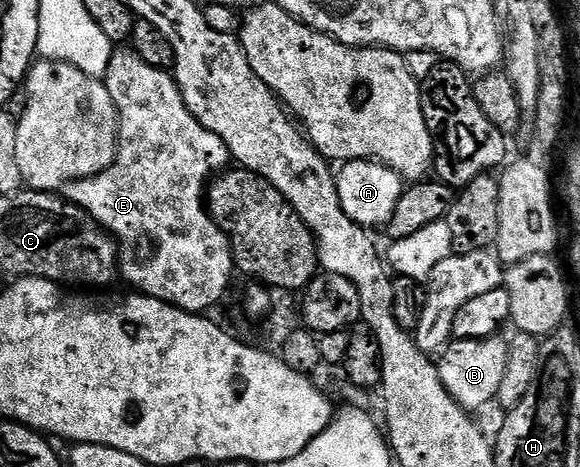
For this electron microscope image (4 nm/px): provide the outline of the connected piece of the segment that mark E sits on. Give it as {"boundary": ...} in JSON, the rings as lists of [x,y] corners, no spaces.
{"boundary":[[[125,45],[114,50],[103,82],[111,93],[111,101],[115,101],[117,106],[117,160],[103,173],[68,183],[63,188],[64,198],[75,206],[82,207],[100,227],[105,228],[113,236],[114,240],[121,235],[171,231],[171,235],[155,235],[165,245],[159,251],[157,265],[149,269],[143,267],[139,271],[139,277],[128,277],[129,267],[119,265],[120,278],[134,292],[149,295],[153,299],[164,299],[181,311],[208,312],[208,307],[215,306],[224,297],[229,282],[232,281],[233,275],[235,276],[233,246],[229,244],[229,238],[221,230],[221,226],[209,214],[206,199],[207,184],[230,166],[231,156],[227,145],[222,139],[215,137],[211,129],[203,126],[191,113],[191,109],[187,109],[172,74],[160,67],[147,65],[147,61],[143,61],[143,57],[139,57],[139,53],[133,50],[132,46]]]}

